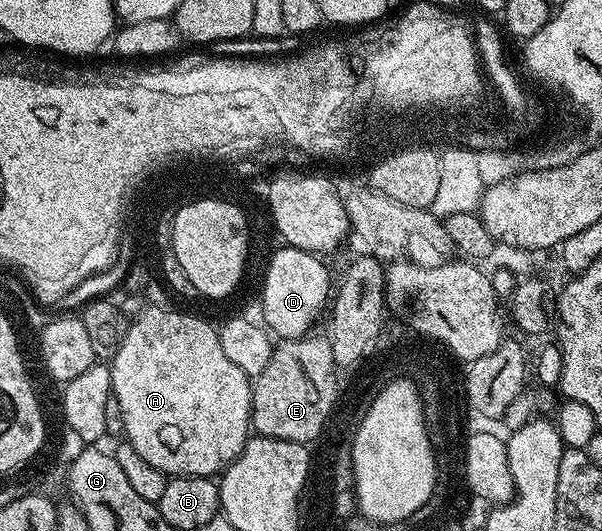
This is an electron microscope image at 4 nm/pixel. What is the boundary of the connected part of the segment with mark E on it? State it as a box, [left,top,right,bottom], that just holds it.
[251,332,335,442]

